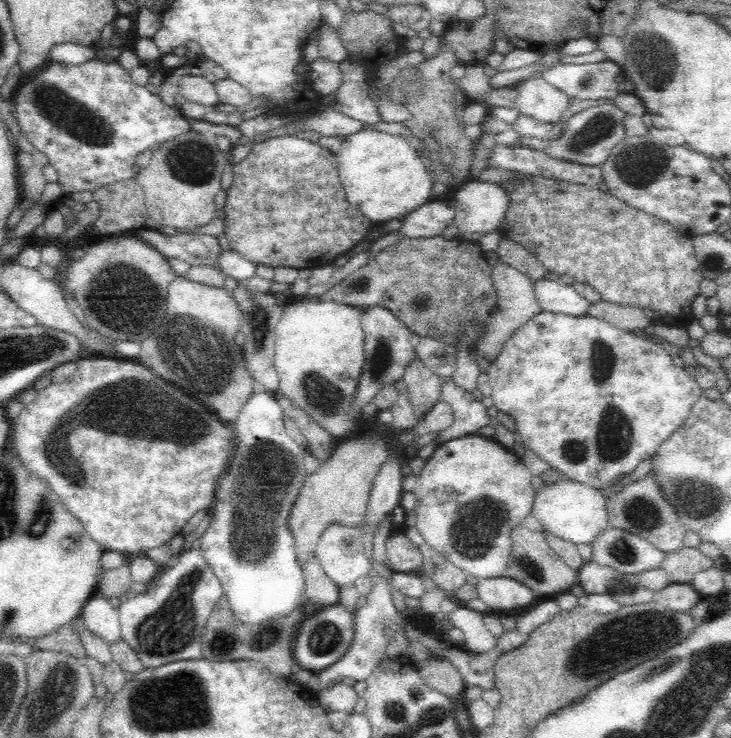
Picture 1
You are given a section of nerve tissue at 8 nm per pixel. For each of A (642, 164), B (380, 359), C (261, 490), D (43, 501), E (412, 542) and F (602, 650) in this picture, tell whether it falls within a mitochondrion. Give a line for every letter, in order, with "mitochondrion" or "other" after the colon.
A: mitochondrion
B: mitochondrion
C: mitochondrion
D: mitochondrion
E: other
F: mitochondrion

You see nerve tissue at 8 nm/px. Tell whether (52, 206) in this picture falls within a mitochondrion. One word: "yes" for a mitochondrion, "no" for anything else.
no

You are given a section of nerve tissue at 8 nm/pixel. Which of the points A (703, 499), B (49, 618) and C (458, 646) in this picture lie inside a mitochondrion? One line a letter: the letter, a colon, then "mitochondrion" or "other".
A: mitochondrion
B: other
C: other

